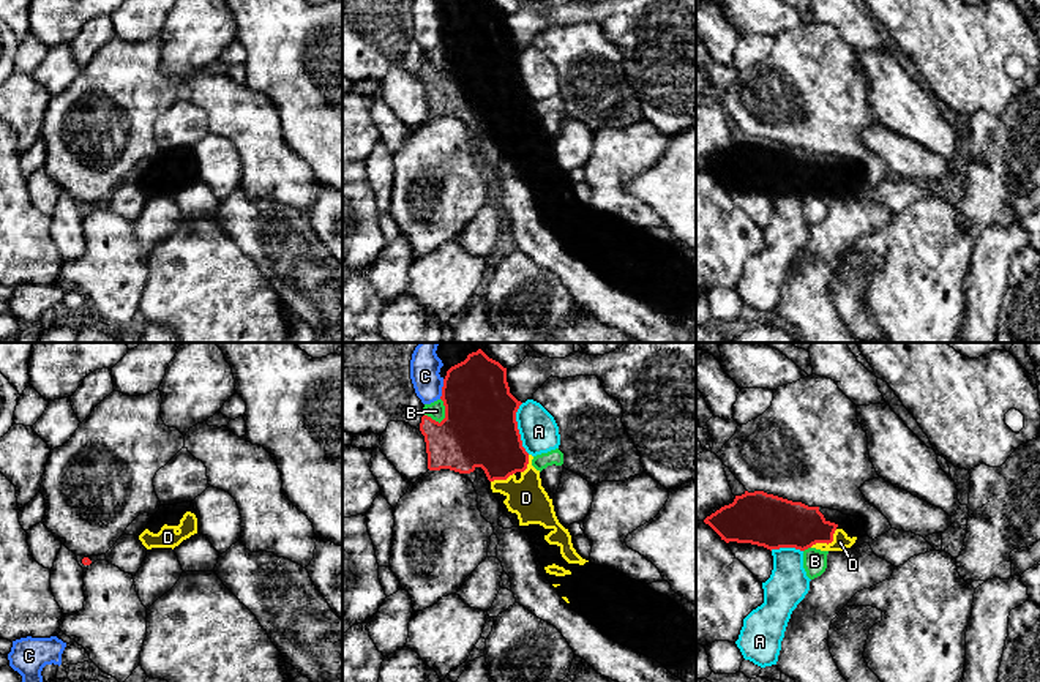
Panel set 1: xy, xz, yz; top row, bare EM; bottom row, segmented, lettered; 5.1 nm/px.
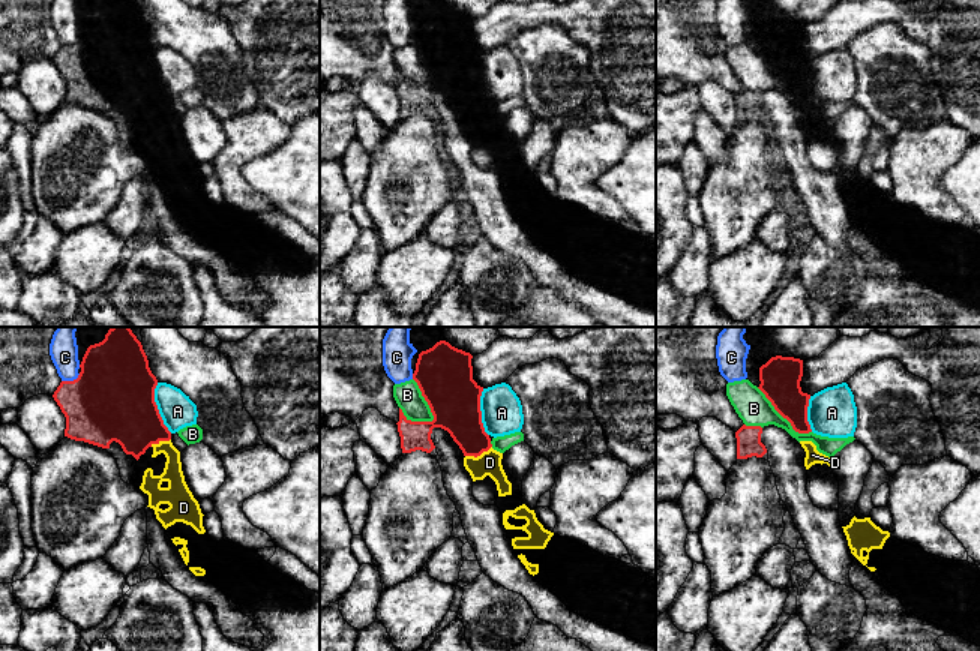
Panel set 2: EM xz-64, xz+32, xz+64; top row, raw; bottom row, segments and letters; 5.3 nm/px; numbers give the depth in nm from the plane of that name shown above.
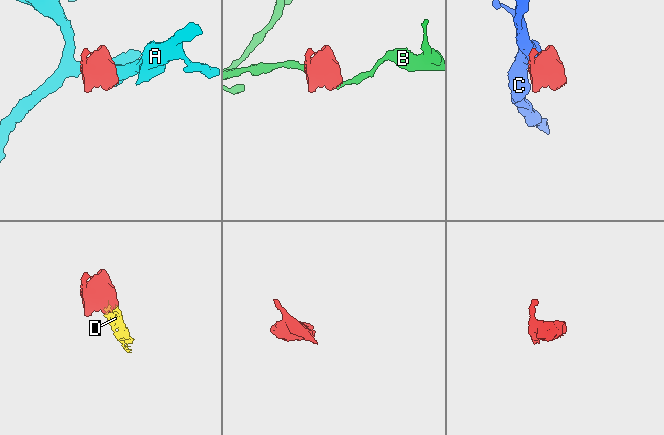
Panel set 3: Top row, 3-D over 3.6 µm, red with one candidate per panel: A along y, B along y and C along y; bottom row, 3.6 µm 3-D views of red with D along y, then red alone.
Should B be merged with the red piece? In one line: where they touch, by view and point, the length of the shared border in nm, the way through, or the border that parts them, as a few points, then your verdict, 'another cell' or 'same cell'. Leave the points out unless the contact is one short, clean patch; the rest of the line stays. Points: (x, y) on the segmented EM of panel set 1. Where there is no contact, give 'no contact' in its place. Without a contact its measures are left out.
xz (445, 411) | 140 nm | another cell

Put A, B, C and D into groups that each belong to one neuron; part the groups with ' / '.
A / B / C / D

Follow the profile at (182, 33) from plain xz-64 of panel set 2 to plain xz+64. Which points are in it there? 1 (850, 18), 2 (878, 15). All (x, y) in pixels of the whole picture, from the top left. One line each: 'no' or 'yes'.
1: no
2: no

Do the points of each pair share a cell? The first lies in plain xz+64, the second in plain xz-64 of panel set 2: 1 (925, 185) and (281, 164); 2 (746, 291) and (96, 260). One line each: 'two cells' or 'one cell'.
1: two cells
2: one cell

